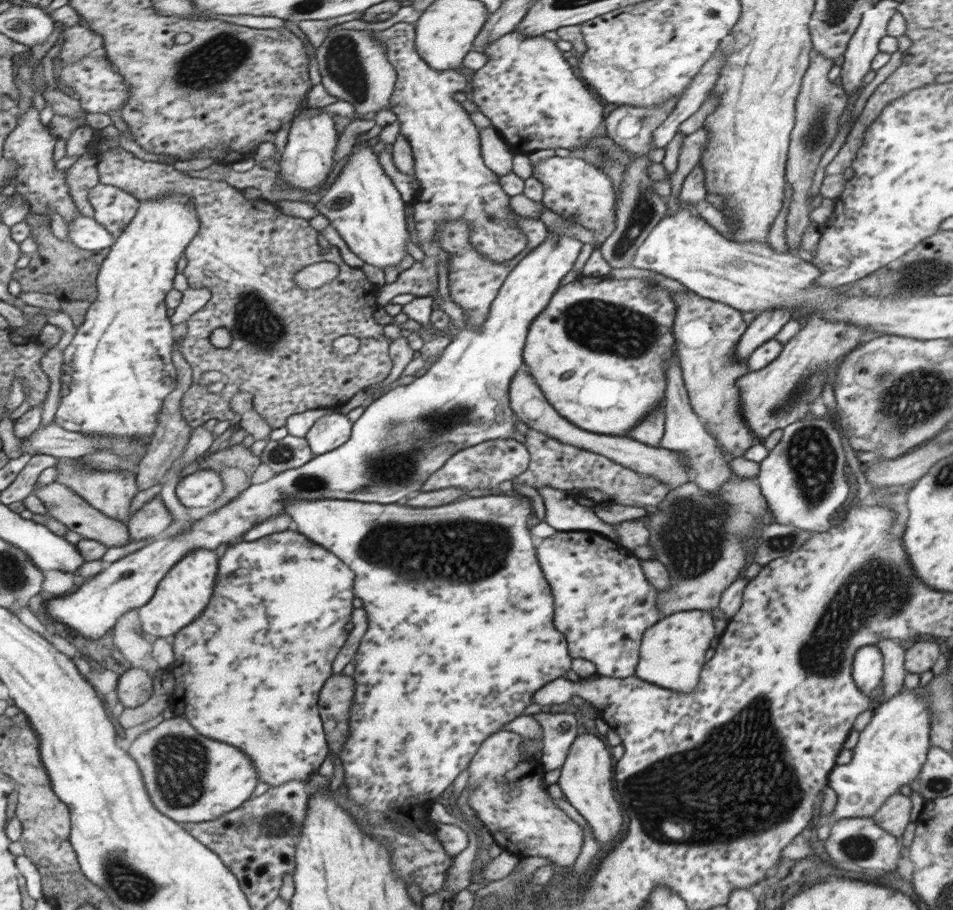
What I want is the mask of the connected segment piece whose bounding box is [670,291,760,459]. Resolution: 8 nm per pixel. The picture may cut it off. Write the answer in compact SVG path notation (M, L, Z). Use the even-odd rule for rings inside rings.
M692 291L670 293L677 308L673 325L676 357L682 369L691 407L729 459L744 456L748 448L760 443L760 439L753 434L739 413L741 396L737 380L749 372L746 361L741 362L735 358L739 338L747 328L742 313L727 304L702 298Z

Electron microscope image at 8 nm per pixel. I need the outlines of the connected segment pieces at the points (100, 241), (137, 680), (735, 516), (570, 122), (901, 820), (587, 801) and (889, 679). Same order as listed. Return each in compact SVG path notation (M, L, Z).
M82 213L68 224L68 238L77 249L89 251L111 248L116 240L94 218Z
M134 666L120 675L115 690L125 708L137 708L154 696L152 673Z
M738 477L728 479L719 488L719 498L725 502L719 503L715 496L707 495L693 480L670 489L665 499L656 505L658 512L649 513L650 523L647 526L650 538L647 544L655 550L655 558L668 568L670 584L667 589L657 591L655 605L662 617L690 610L709 611L719 606L722 593L738 578L748 567L751 554L750 548L754 544L754 534L758 532L760 520L770 516L768 501L760 490L756 477Z
M514 30L485 46L483 53L488 57L488 62L480 70L469 74L469 88L473 91L472 101L478 106L478 110L490 119L491 126L499 131L499 134L507 143L507 148L514 154L540 152L540 150L546 148L554 150L567 148L571 152L579 151L582 147L589 146L592 139L606 134L604 108L598 100L594 99L594 94L590 92L585 81L574 75L570 63L566 61L566 58L562 55L563 52L558 49L556 43L555 40L547 39L544 35L527 37Z
M898 792L888 798L872 818L876 824L886 832L895 837L901 837L910 822L910 812L912 812L912 800L909 796L904 796Z
M587 732L576 736L560 772L557 784L564 798L586 820L597 843L602 846L614 844L622 836L624 816L619 802L614 797L610 746Z
M889 638L880 639L877 647L883 656L884 677L882 677L883 697L886 702L897 696L902 690L907 670L905 668L905 652L899 640Z

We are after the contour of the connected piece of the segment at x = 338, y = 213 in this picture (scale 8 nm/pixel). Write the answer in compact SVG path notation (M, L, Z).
M360 135L351 150L350 161L322 200L316 203L316 208L318 214L330 220L331 226L344 239L350 251L365 264L382 270L397 267L407 255L409 231L404 212L406 203L378 163L378 154L365 145L368 140L360 139Z

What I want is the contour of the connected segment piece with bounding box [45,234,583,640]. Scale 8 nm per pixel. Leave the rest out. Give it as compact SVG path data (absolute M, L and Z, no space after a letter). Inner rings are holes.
M549 234L538 248L534 248L514 269L509 272L496 298L492 301L484 325L459 328L457 336L443 350L439 358L430 364L425 375L416 377L408 385L398 385L388 393L374 399L360 418L353 423L350 438L334 450L315 455L299 468L278 473L266 482L251 484L234 499L220 507L206 519L197 520L188 530L176 533L163 540L152 540L145 547L129 553L113 562L109 567L84 581L74 592L66 596L47 600L45 611L50 618L66 624L82 634L84 638L100 638L115 627L118 619L131 608L144 606L156 592L158 583L183 556L192 549L215 550L222 543L243 536L255 522L268 517L285 514L285 504L294 497L300 500L358 500L365 503L392 504L403 501L410 492L418 492L422 482L432 472L459 450L483 443L486 440L513 438L516 424L509 405L509 384L515 372L523 364L522 351L532 320L547 307L560 280L568 274L582 249L583 242L572 235Z

